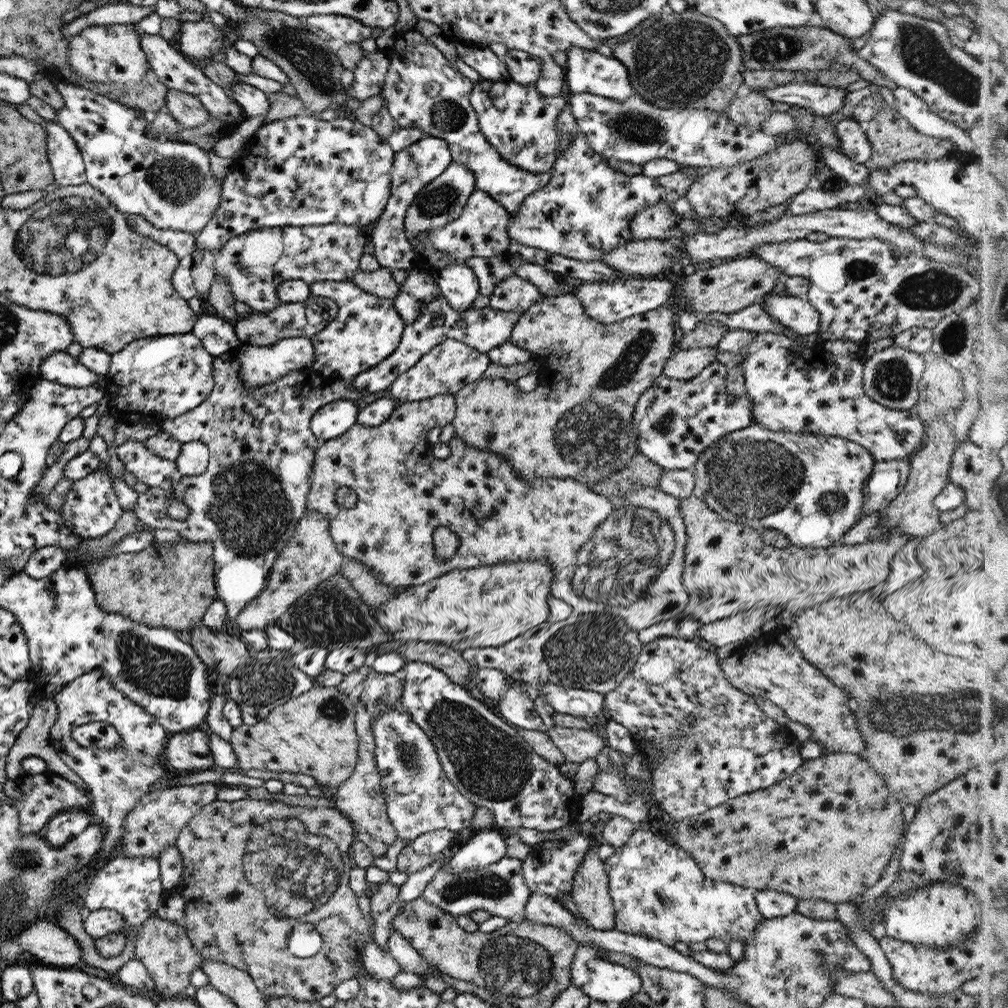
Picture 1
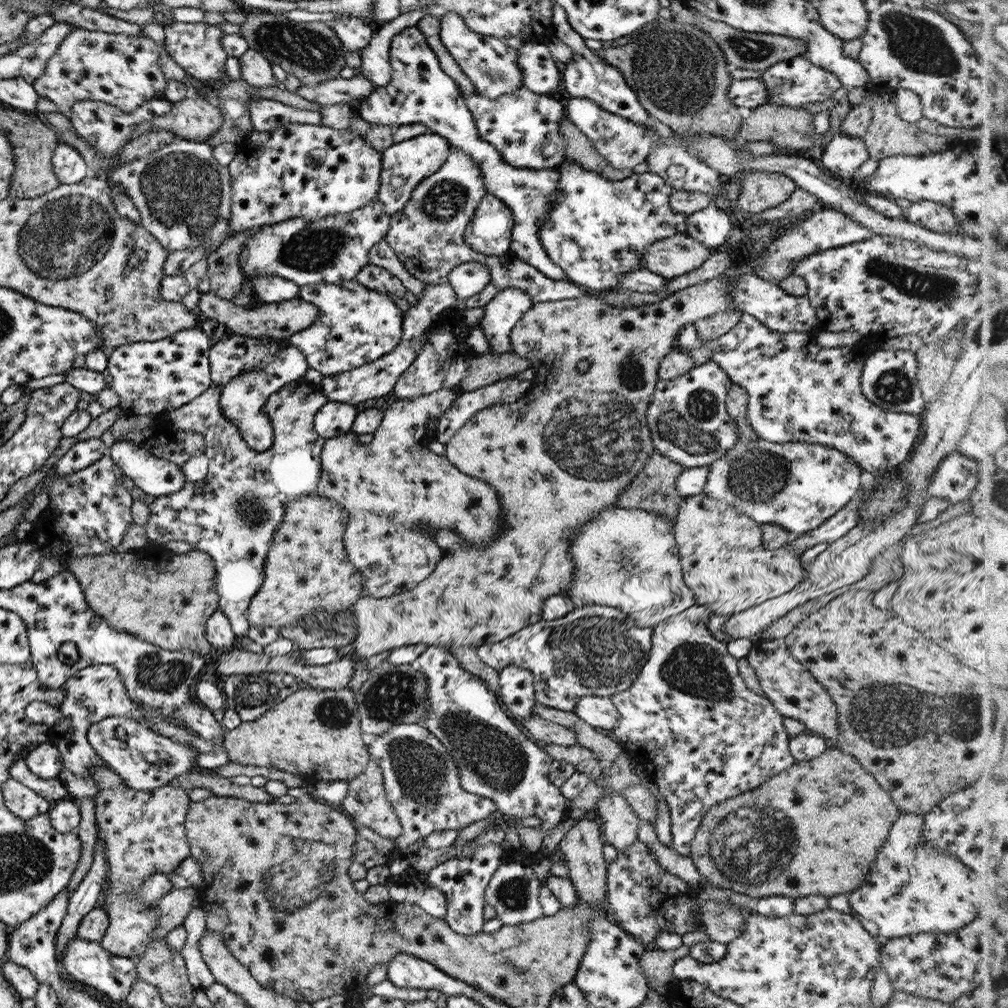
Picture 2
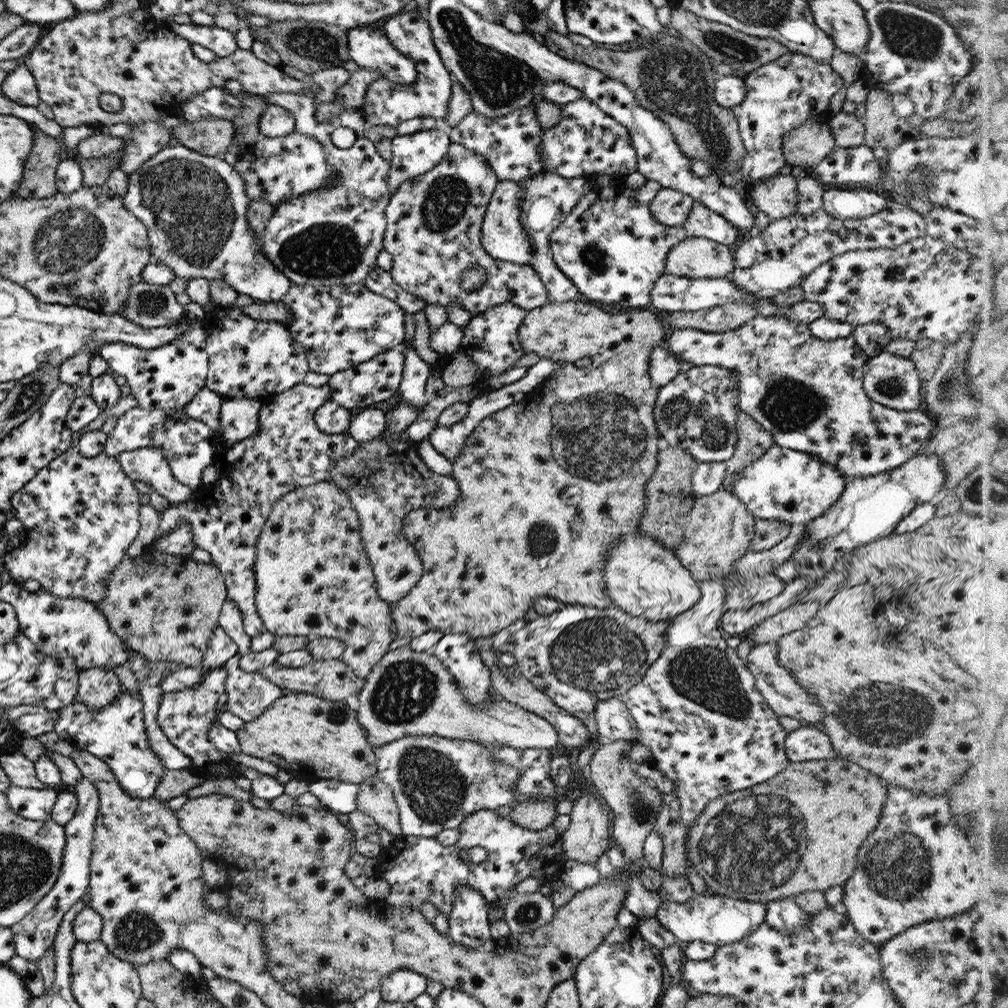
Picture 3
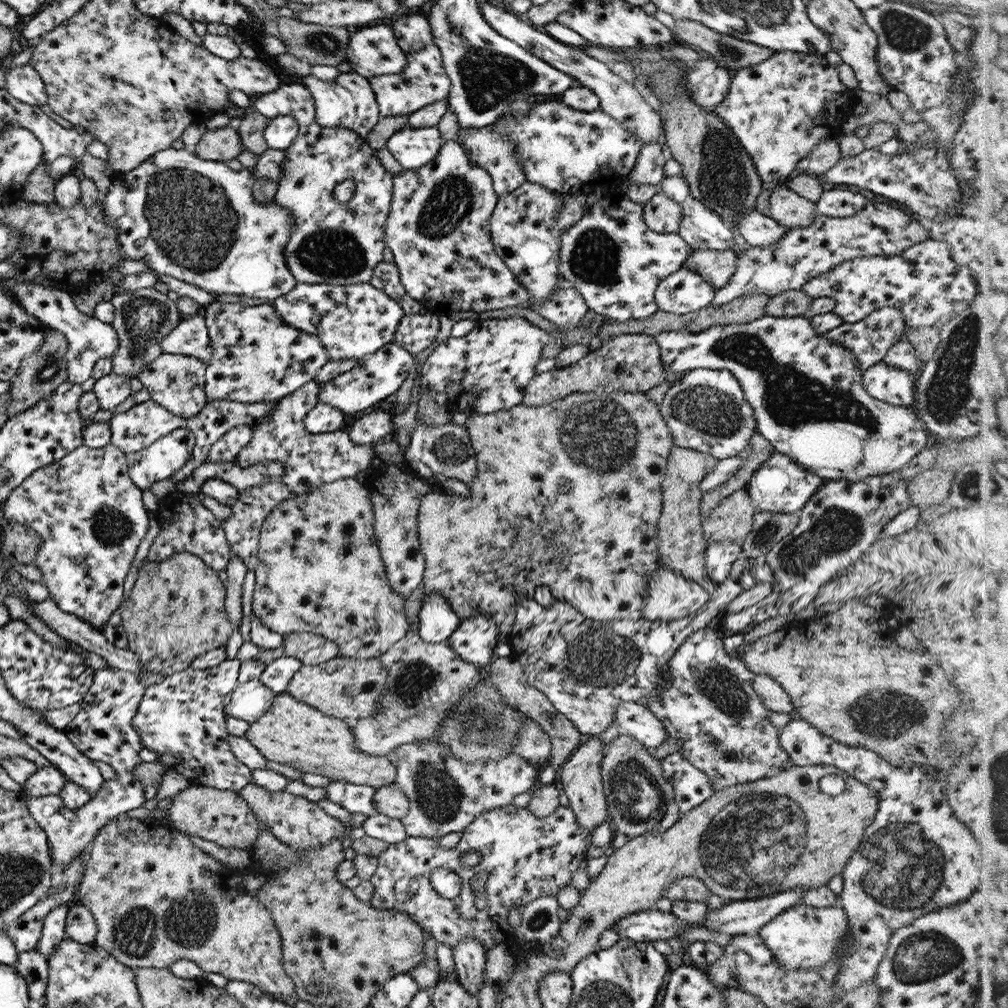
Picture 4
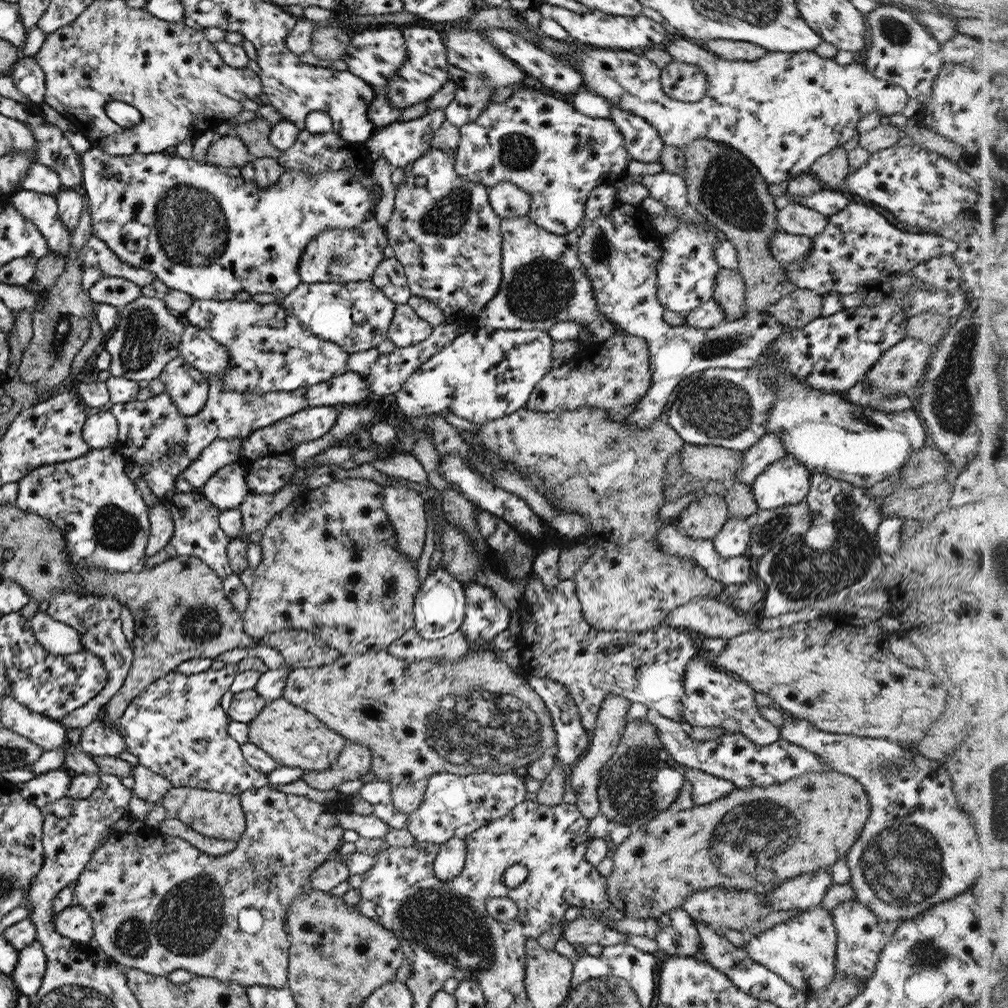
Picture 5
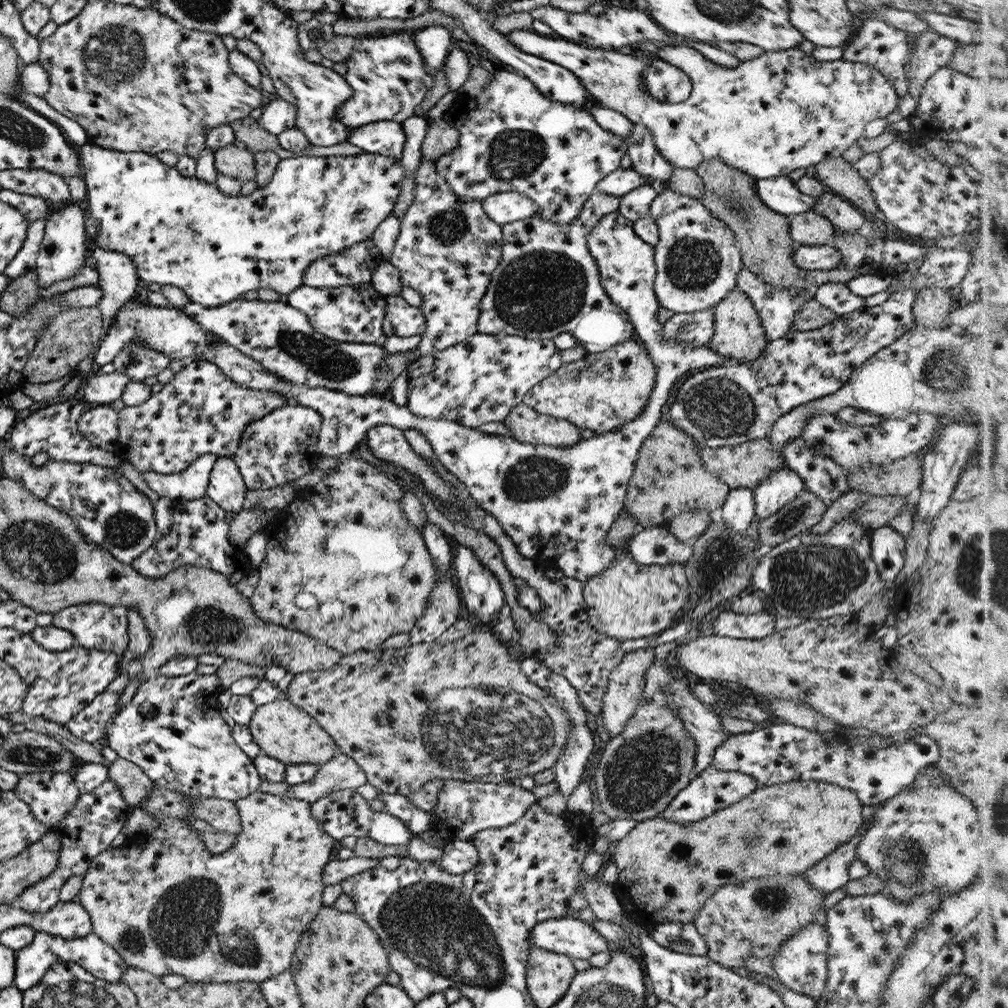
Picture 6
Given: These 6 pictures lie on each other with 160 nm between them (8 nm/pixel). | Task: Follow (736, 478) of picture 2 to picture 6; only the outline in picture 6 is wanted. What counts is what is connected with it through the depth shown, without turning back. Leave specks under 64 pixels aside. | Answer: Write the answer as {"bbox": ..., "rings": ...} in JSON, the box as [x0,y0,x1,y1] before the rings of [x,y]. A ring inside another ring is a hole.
{"bbox":[751,466,804,519],"rings":[[[782,466],[775,472],[770,471],[765,480],[751,489],[756,519],[771,516],[791,502],[802,490],[804,490],[802,478],[787,466]]]}

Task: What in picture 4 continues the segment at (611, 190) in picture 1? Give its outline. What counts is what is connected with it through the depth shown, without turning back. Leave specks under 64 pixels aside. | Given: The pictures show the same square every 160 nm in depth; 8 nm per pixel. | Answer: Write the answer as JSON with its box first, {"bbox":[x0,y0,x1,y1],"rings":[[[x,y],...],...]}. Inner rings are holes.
{"bbox":[558,196,691,322],"rings":[[[625,196],[601,199],[588,212],[561,233],[559,237],[558,274],[577,290],[587,308],[606,319],[623,322],[629,319],[643,320],[658,308],[654,302],[654,290],[661,280],[679,270],[691,249],[677,234],[663,235],[647,228],[642,218],[642,205],[635,204]]]}

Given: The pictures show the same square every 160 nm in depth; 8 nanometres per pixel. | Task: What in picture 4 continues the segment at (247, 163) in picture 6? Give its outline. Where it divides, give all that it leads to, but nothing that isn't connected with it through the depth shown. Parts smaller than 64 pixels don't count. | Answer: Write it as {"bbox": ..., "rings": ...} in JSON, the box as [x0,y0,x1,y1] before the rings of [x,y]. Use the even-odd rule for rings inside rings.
{"bbox":[193,125,242,163],"rings":[[[230,125],[207,130],[196,144],[193,154],[201,160],[215,160],[225,163],[233,160],[242,151],[240,136]]]}

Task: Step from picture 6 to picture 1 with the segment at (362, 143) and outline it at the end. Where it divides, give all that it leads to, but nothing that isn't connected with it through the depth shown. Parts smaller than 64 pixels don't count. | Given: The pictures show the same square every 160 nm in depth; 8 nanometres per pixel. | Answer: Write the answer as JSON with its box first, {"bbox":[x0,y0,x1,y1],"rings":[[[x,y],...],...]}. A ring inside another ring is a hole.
{"bbox":[369,136,451,269],"rings":[[[427,136],[393,153],[389,198],[381,211],[381,216],[374,222],[373,235],[369,239],[373,246],[372,256],[380,267],[410,269],[414,255],[403,233],[402,224],[405,211],[417,192],[430,180],[439,176],[451,161],[447,143],[440,138]]]}

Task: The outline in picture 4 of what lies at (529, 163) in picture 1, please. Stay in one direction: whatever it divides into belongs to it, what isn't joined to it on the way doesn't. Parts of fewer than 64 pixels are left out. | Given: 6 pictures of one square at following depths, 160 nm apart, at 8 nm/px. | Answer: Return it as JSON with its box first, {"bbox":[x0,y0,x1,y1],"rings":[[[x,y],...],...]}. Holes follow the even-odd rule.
{"bbox":[454,125,526,196],"rings":[[[486,125],[481,128],[460,128],[454,140],[460,144],[473,163],[489,173],[493,190],[497,196],[507,194],[526,182],[521,167],[514,157],[514,144],[506,134],[494,132],[490,126]]]}

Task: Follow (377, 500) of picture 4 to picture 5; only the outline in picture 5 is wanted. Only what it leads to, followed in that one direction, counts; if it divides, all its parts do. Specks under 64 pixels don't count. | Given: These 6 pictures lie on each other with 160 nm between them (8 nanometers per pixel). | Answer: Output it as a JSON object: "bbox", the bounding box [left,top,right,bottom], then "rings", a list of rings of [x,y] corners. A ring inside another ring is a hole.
{"bbox":[382,486,425,564],"rings":[[[383,486],[382,507],[394,530],[396,547],[417,564],[425,536],[425,506],[415,491],[404,486]]]}

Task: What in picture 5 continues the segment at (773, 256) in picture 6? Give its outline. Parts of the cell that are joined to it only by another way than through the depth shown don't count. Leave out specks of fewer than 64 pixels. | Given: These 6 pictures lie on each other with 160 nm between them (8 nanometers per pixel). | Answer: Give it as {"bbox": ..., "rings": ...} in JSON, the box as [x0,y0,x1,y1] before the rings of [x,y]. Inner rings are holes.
{"bbox":[682,136,796,314],"rings":[[[700,136],[682,152],[687,166],[683,180],[688,205],[721,232],[735,249],[737,271],[743,281],[744,311],[746,314],[766,311],[796,288],[789,284],[782,265],[769,254],[769,237],[775,235],[778,228],[776,208],[765,181],[754,165],[726,144]]]}

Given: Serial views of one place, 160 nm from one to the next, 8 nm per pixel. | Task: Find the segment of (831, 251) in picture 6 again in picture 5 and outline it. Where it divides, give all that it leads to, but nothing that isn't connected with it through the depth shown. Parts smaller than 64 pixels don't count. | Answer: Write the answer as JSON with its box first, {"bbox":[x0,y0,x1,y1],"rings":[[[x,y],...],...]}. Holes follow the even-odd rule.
{"bbox":[769,231,811,266],"rings":[[[775,231],[769,237],[769,254],[782,266],[789,263],[801,263],[811,251],[811,238]]]}

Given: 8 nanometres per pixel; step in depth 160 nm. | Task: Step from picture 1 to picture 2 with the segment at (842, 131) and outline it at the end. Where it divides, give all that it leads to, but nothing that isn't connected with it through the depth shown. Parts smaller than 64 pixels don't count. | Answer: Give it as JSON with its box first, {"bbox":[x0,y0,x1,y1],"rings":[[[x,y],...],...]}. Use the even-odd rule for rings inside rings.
{"bbox":[816,132,868,179],"rings":[[[839,132],[826,142],[816,163],[829,175],[841,179],[854,178],[855,171],[868,159],[864,142],[855,136]]]}

